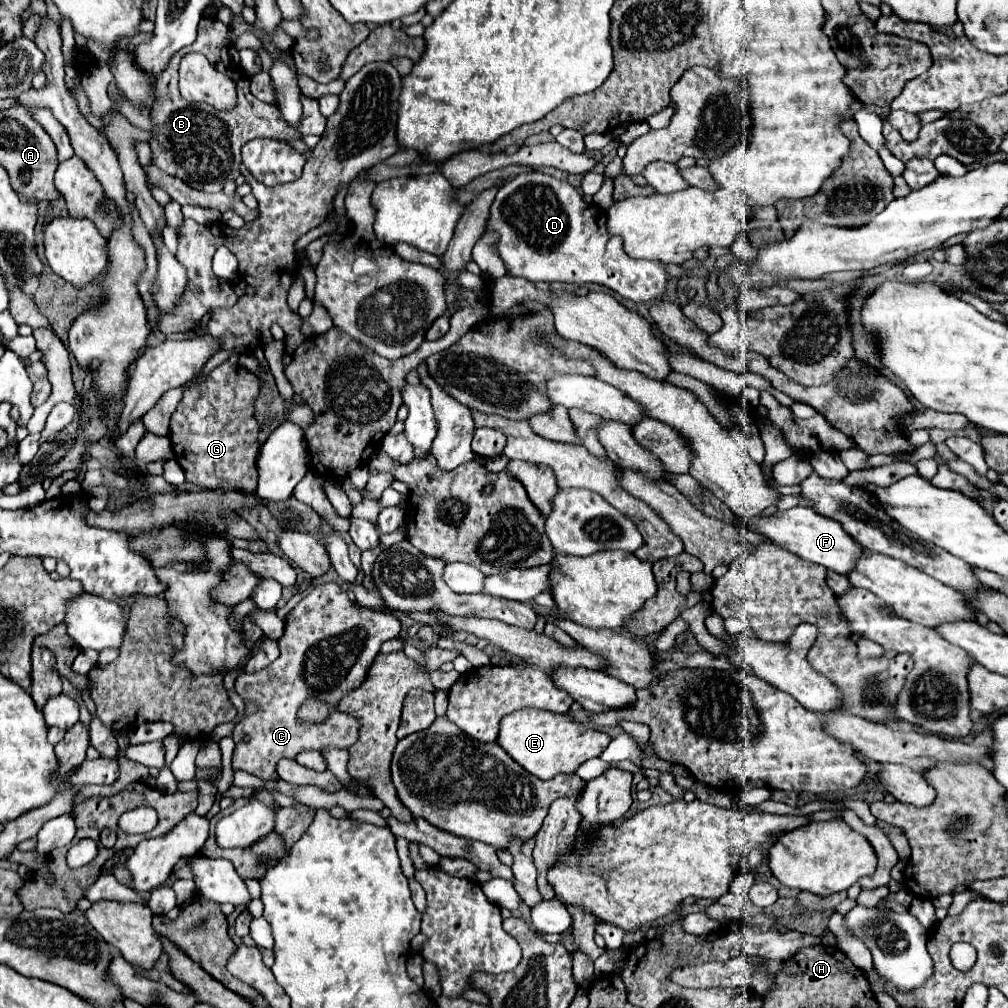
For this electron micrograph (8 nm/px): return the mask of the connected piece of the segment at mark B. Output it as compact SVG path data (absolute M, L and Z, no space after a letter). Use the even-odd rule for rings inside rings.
M202 18L198 25L197 37L194 43L184 47L173 55L173 61L169 63L169 69L165 69L161 81L157 81L157 99L151 107L151 157L153 165L165 171L167 175L179 177L189 187L207 191L207 193L219 193L223 189L223 183L227 179L239 177L239 165L241 165L241 147L259 137L271 137L290 141L291 137L297 137L293 129L289 129L281 121L281 113L277 105L263 103L257 97L253 97L250 91L250 81L245 73L239 73L235 65L231 65L231 59L225 59L225 45L227 45L227 27L214 18ZM199 52L207 55L209 63L231 77L237 85L237 105L227 111L215 111L215 107L195 107L197 103L187 103L179 93L179 63L183 55Z

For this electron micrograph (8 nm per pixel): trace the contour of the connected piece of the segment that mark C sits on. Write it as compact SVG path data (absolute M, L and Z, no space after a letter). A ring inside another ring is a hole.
M325 583L315 587L287 615L285 633L279 639L279 659L263 671L241 673L235 681L235 691L245 701L255 701L261 709L235 725L233 771L247 771L261 779L277 779L277 761L285 757L295 759L303 749L349 749L349 745L357 741L359 725L353 717L341 713L337 705L349 691L365 681L381 643L395 639L399 633L401 625L393 615L351 603L341 585ZM311 685L323 685L325 697L319 701L329 705L329 715L321 725L301 725L297 719L299 707L313 693Z

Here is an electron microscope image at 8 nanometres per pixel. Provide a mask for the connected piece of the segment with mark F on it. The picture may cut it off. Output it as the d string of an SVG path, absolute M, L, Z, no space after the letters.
M797 505L789 511L783 511L783 513L775 513L773 517L753 519L749 529L763 533L765 537L769 537L771 543L781 545L783 549L799 555L801 559L819 563L825 569L831 569L845 577L855 569L855 563L859 561L859 557L863 553L863 547L837 521L833 521L829 517L821 517L815 509L801 507L801 505Z

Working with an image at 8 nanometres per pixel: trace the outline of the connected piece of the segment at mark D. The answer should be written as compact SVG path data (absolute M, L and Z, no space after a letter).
M537 171L537 173L521 173L509 179L501 187L501 191L497 193L491 205L489 227L501 235L497 249L501 253L501 259L509 275L525 277L529 281L547 281L547 283L553 283L553 281L573 283L573 285L597 283L635 303L651 303L651 301L661 299L671 277L665 271L665 265L655 263L655 261L631 259L623 251L621 237L613 237L607 233L605 221L607 221L605 211L601 211L595 205L585 203L579 191L571 183L559 181L551 175Z

